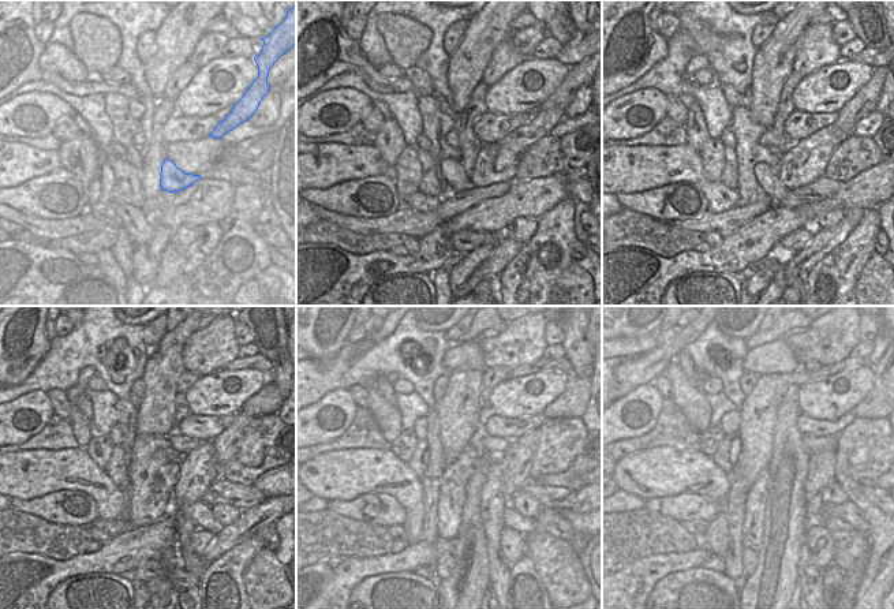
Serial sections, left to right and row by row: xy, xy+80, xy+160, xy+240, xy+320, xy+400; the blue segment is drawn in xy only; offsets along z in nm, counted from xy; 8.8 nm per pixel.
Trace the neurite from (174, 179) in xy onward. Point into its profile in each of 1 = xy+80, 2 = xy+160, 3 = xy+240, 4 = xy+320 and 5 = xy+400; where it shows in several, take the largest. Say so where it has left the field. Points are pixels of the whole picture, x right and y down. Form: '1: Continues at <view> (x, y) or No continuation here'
1: Continues at xy+80 (483, 174)
2: Continues at xy+160 (803, 164)
3: Continues at xy+240 (198, 470)
4: Continues at xy+320 (493, 503)
5: Continues at xy+400 (810, 575).

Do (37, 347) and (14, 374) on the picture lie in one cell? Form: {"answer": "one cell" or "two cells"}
{"answer": "one cell"}

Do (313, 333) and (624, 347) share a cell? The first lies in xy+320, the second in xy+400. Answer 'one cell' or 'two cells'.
two cells

